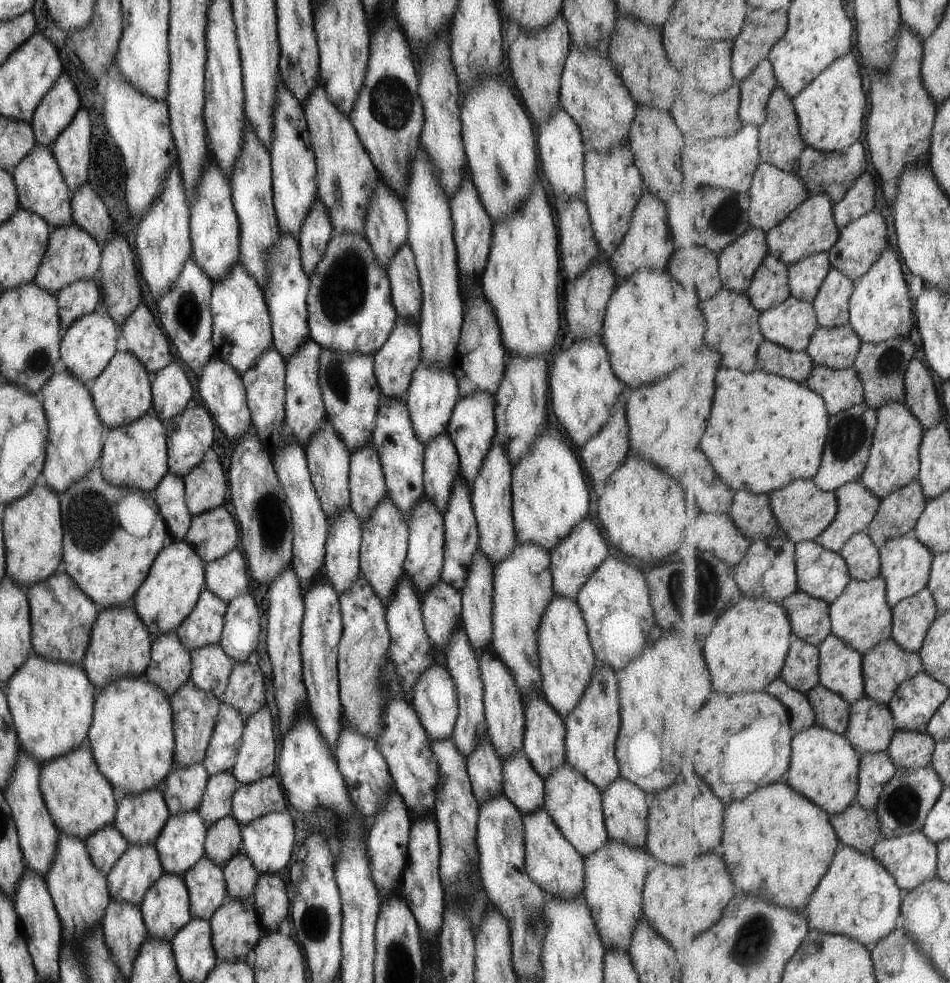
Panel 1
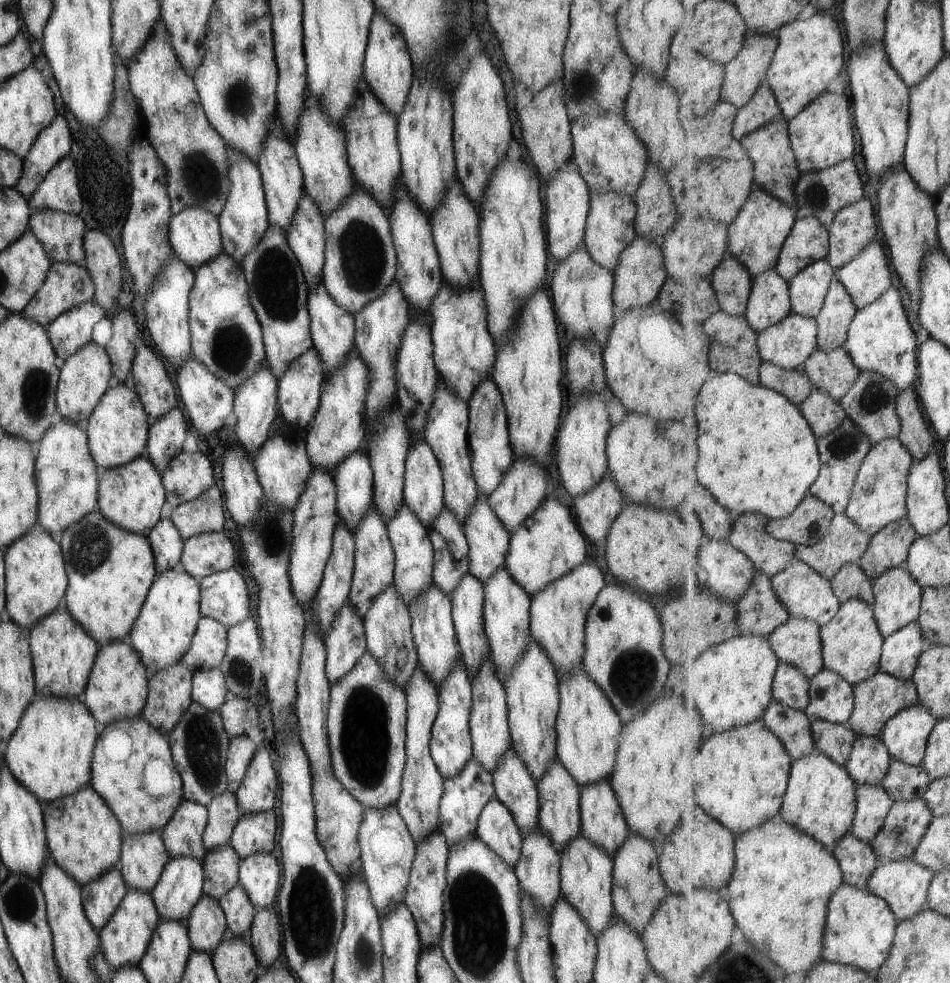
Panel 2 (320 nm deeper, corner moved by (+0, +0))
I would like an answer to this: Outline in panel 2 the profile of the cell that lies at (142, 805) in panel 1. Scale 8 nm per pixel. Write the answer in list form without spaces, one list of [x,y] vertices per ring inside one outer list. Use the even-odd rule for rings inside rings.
[[[159,831],[123,836],[117,869],[127,889],[150,894],[168,858]]]

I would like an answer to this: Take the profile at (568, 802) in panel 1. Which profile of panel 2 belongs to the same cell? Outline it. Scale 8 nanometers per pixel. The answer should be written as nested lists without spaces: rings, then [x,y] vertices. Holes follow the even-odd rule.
[[[581,832],[567,841],[566,847],[562,848],[558,855],[560,896],[579,913],[589,932],[597,938],[614,916],[610,897],[612,858],[590,840],[585,839]]]

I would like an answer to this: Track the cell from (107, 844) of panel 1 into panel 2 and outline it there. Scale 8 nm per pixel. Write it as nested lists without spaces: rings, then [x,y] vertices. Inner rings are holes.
[[[117,866],[106,870],[98,879],[81,886],[80,899],[83,912],[98,932],[116,911],[126,893],[126,886]]]

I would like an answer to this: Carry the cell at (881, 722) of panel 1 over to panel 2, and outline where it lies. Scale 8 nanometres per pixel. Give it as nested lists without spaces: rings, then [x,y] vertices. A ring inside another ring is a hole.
[[[858,737],[845,767],[857,786],[881,785],[893,761],[886,744],[879,737]]]

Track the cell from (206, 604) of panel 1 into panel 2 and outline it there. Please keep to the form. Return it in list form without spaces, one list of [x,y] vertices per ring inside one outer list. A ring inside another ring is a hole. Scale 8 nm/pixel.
[[[201,617],[180,662],[193,671],[218,668],[226,649],[226,630],[220,622]]]

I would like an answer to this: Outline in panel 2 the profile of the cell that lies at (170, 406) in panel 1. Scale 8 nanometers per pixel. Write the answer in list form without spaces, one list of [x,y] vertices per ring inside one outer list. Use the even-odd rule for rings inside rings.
[[[176,406],[148,425],[144,456],[154,464],[159,473],[163,472],[174,456],[183,451],[181,447],[185,431],[185,418]]]

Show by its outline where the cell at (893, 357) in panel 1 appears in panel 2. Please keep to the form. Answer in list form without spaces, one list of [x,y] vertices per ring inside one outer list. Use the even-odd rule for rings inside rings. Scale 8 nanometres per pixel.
[[[860,372],[858,382],[840,400],[840,404],[874,447],[885,439],[898,439],[902,434],[902,420],[897,412],[898,396],[898,390],[891,381],[885,380],[875,372]]]

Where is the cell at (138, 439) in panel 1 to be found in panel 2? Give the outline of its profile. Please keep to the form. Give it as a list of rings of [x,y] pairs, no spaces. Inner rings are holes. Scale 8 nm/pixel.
[[[144,455],[133,459],[130,463],[105,469],[103,476],[98,480],[97,494],[95,508],[104,519],[124,531],[142,537],[146,537],[157,524],[160,519],[159,508],[165,501],[161,473]]]

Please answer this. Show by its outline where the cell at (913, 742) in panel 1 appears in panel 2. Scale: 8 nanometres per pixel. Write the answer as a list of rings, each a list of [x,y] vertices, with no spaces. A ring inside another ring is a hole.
[[[893,760],[882,787],[897,801],[912,801],[923,798],[930,786],[931,777],[923,765],[911,766]]]

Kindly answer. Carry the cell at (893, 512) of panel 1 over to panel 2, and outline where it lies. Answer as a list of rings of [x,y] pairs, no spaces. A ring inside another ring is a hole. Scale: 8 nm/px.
[[[908,516],[895,521],[871,539],[870,547],[859,565],[874,582],[884,572],[901,567],[907,562],[910,548],[917,538],[917,531]]]

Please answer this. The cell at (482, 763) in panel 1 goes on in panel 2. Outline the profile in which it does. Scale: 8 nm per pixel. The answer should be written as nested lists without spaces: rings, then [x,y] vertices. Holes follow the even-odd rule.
[[[496,798],[489,800],[479,813],[474,834],[505,864],[515,866],[522,838],[508,808]]]

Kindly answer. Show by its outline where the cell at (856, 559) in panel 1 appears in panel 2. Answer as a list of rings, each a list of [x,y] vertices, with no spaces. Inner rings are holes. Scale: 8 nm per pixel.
[[[849,563],[841,568],[832,580],[834,593],[840,603],[846,603],[849,599],[861,599],[871,606],[874,605],[874,585],[859,563]]]

